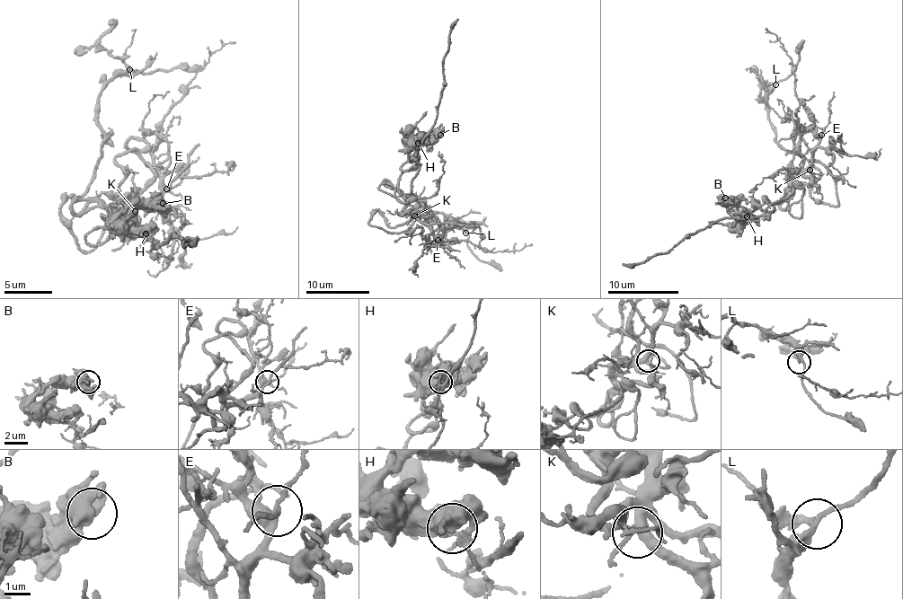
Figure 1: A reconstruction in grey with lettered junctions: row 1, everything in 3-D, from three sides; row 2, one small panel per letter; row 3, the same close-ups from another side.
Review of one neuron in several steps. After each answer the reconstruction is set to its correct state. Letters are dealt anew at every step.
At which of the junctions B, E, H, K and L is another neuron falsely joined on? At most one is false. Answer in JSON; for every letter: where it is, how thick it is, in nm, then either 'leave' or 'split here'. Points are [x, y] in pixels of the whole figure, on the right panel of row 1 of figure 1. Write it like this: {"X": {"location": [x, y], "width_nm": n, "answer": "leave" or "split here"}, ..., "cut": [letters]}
{"B": {"location": [725, 198], "width_nm": 600, "answer": "leave"}, "E": {"location": [821, 135], "width_nm": 320, "answer": "leave"}, "H": {"location": [747, 216], "width_nm": 600, "answer": "split here"}, "K": {"location": [810, 170], "width_nm": 360, "answer": "leave"}, "L": {"location": [775, 84], "width_nm": 200, "answer": "leave"}, "cut": ["H"]}

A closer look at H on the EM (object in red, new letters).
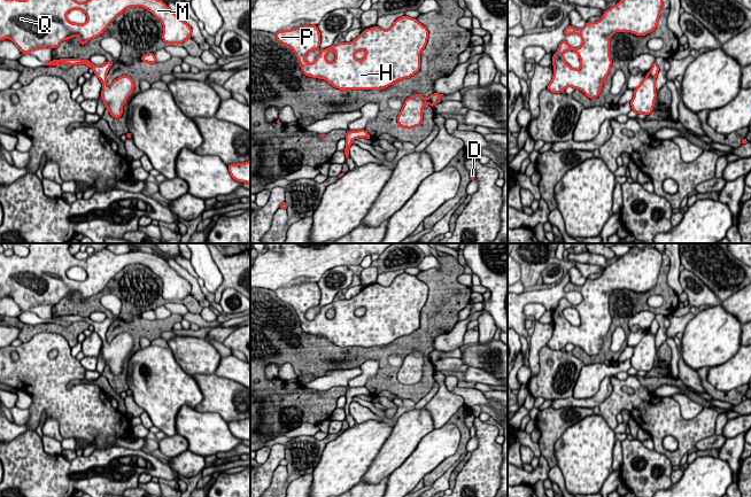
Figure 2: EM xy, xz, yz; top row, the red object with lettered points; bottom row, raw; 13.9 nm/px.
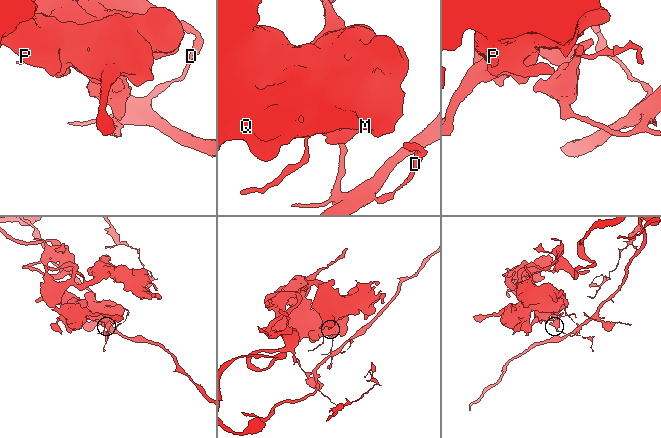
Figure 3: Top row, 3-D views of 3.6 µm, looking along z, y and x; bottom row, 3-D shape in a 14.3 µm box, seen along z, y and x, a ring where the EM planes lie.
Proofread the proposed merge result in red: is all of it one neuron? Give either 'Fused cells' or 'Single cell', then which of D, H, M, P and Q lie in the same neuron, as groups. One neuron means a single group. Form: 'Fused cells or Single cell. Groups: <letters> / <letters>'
Fused cells. Groups: D / H M P Q

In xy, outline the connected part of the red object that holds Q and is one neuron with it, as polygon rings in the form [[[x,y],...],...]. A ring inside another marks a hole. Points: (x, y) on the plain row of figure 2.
[[[30,243],[26,257],[6,256],[0,253],[0,297],[11,297],[24,311],[41,304],[56,305],[62,298],[75,293],[79,295],[80,302],[85,302],[88,297],[102,292],[119,271],[131,264],[142,264],[162,279],[162,296],[165,301],[180,302],[192,293],[191,284],[156,255],[142,251],[118,255],[103,248],[86,259],[77,259],[69,251],[69,247],[70,243]],[[73,266],[86,271],[87,278],[84,281],[72,280],[67,275],[67,271]]]

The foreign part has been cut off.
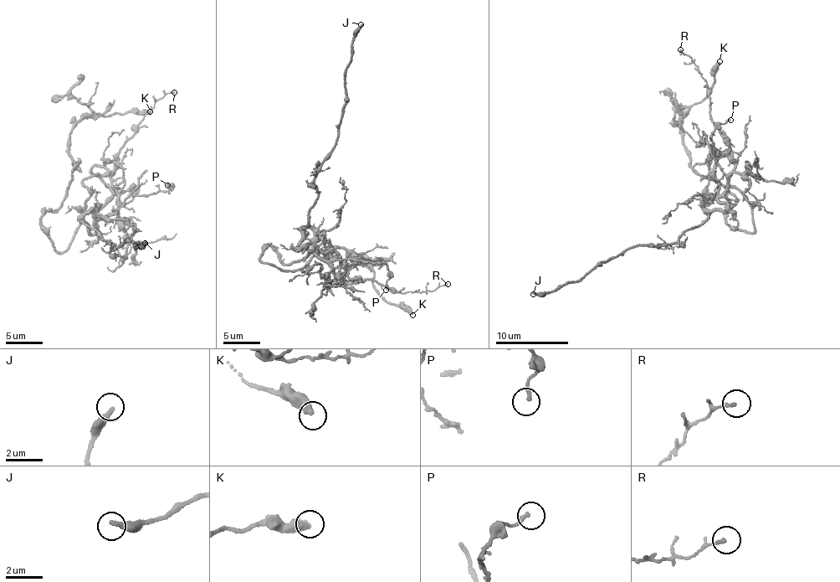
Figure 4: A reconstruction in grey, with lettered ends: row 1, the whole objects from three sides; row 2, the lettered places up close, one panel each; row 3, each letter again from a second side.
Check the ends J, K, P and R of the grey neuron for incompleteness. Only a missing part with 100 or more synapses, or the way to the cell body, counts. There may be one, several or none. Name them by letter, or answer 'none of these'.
J

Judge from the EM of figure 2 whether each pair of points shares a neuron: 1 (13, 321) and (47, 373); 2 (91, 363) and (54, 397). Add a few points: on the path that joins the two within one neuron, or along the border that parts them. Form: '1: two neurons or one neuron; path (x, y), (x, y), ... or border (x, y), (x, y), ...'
1: two neurons; border (52, 332), (38, 332), (22, 343)
2: two neurons; border (79, 362), (86, 370)

